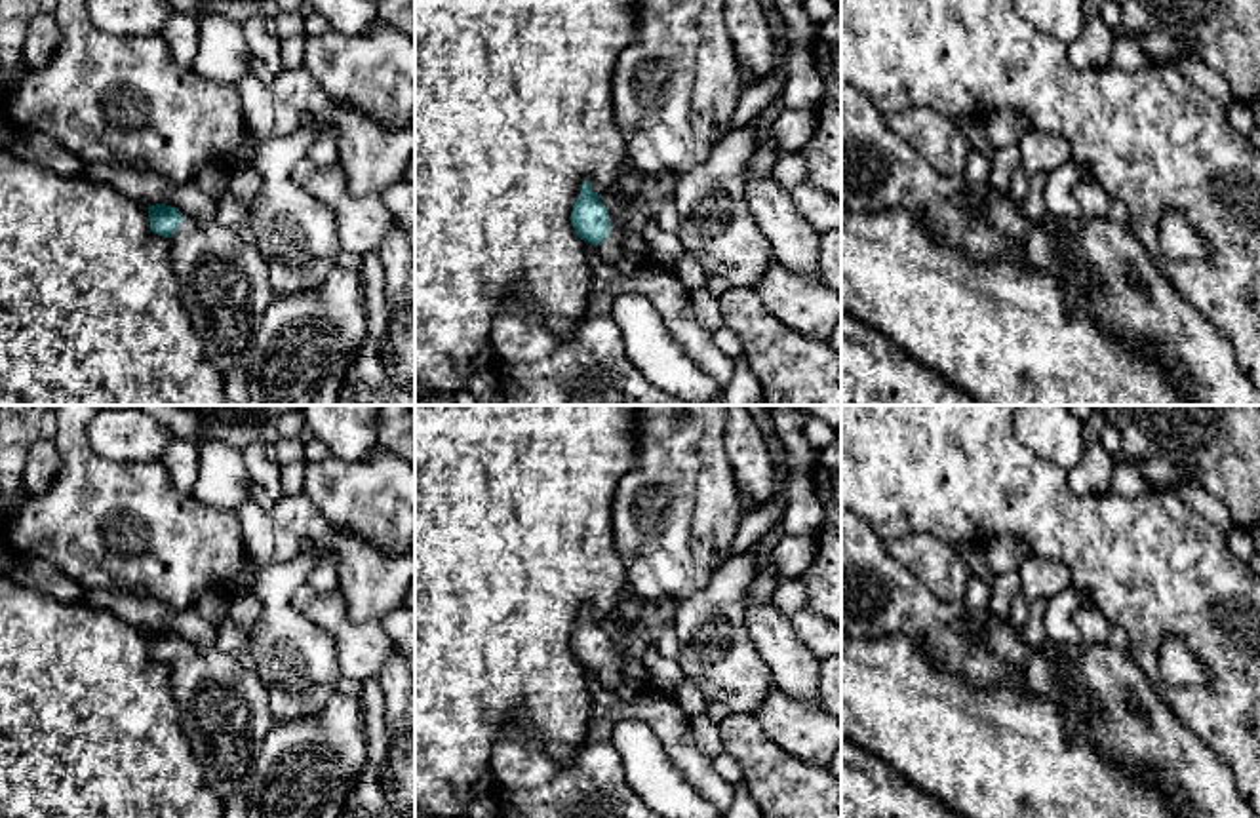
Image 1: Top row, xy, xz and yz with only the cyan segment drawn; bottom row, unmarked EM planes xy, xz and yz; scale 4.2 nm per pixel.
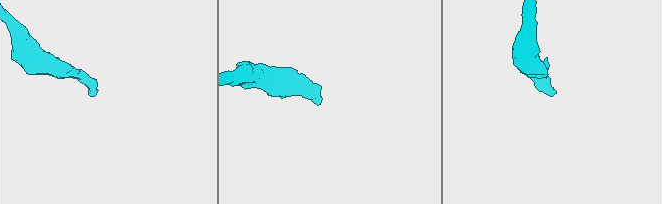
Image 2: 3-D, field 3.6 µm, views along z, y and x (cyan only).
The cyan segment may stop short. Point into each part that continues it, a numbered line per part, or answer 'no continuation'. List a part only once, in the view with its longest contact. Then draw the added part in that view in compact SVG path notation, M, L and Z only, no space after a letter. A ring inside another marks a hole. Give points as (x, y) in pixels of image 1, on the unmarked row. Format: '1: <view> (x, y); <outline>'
1: xz (629, 624); M624 599L615 603L600 624L611 645L611 658L600 672L605 683L611 685L620 677L620 666L626 658L643 660L649 637L674 618L668 607L678 603L678 599L653 603Z

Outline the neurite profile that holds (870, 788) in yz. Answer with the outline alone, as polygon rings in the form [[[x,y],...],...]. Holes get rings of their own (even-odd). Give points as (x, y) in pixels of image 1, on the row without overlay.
[[[841,738],[841,818],[963,818],[883,759]]]

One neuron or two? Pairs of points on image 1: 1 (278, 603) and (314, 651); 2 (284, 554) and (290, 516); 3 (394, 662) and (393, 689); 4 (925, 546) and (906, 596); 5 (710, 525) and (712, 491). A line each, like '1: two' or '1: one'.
1: one
2: one
3: one
4: two
5: one

